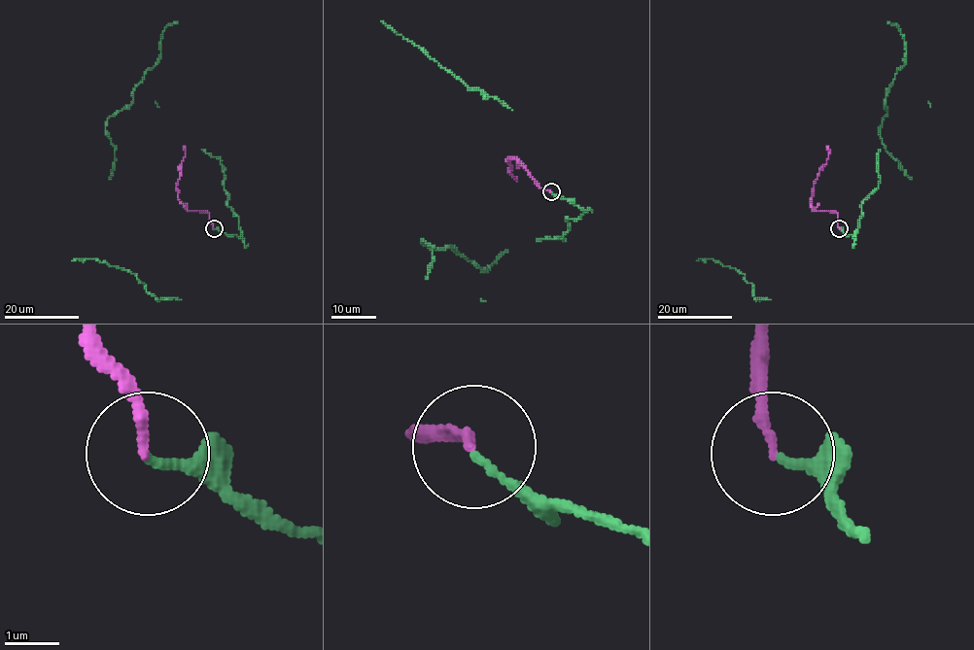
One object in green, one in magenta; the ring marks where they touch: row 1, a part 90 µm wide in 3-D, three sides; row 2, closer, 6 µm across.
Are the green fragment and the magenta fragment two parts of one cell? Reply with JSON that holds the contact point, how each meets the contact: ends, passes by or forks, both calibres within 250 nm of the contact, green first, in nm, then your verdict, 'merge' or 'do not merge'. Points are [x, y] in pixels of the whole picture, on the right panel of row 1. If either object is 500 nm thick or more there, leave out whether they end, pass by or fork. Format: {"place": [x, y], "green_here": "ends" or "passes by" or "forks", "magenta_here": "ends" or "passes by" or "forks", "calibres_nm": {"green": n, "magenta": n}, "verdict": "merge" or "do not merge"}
{"place": [839, 228], "green_here": "ends", "magenta_here": "ends", "calibres_nm": {"green": 140, "magenta": 180}, "verdict": "merge"}

